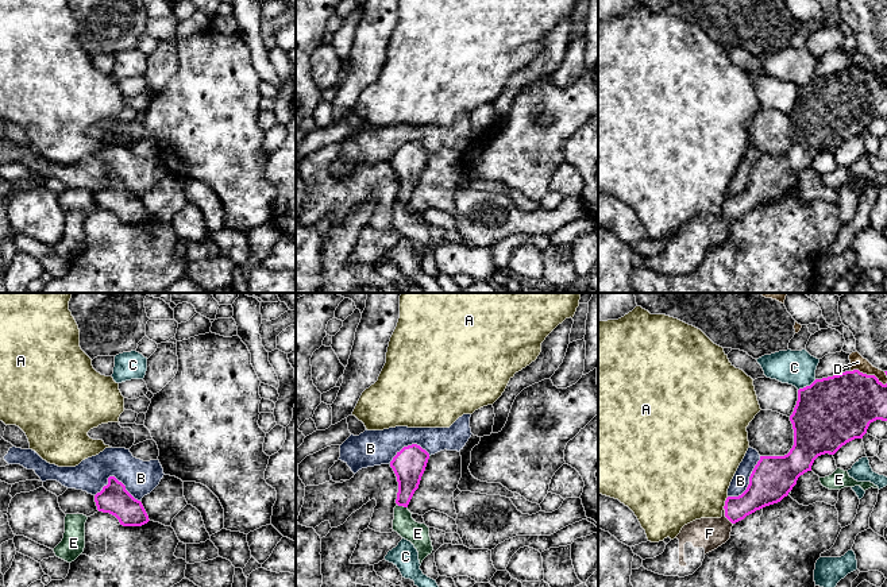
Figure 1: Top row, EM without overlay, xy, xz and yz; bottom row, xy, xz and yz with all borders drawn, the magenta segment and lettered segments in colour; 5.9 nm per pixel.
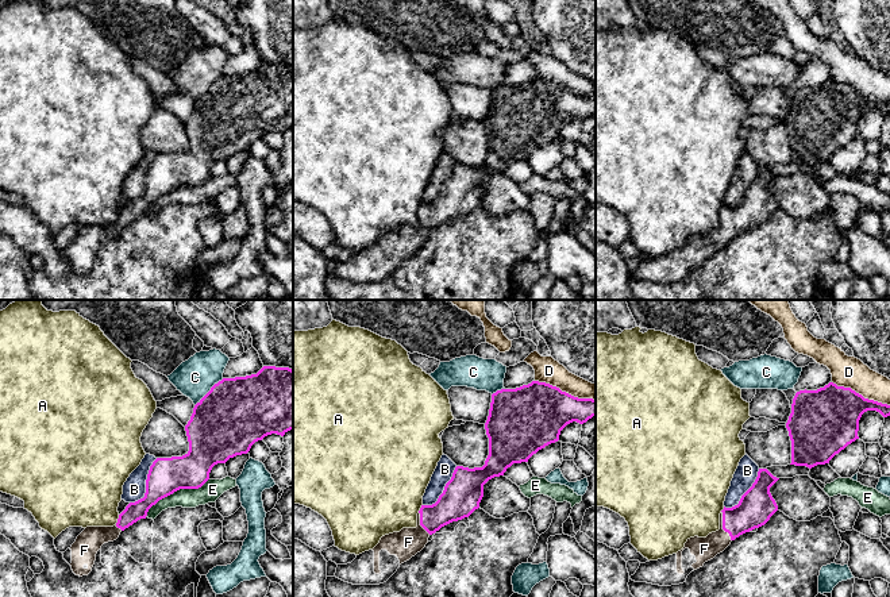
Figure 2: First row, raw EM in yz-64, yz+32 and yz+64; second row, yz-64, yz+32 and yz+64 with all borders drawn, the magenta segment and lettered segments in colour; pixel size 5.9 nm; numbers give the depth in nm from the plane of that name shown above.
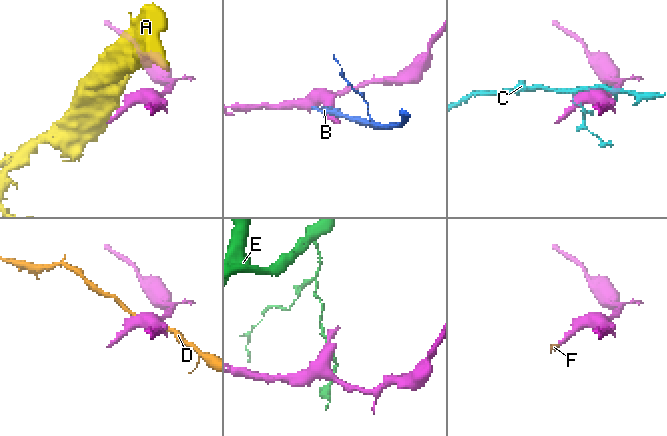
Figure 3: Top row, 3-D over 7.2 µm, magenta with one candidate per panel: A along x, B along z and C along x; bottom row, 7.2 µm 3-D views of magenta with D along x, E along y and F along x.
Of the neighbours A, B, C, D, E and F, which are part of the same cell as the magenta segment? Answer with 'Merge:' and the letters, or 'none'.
Merge: F

